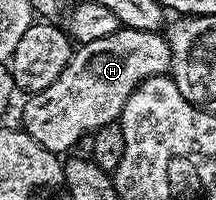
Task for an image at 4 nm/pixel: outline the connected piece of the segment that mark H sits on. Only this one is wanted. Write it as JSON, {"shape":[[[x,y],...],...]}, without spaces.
{"shape":[[[118,26],[111,37],[80,44],[69,63],[47,89],[30,94],[21,111],[23,129],[43,149],[58,153],[72,152],[80,138],[97,131],[103,125],[120,120],[127,97],[143,81],[164,75],[172,68],[173,58],[168,38],[161,31],[144,31]]]}

